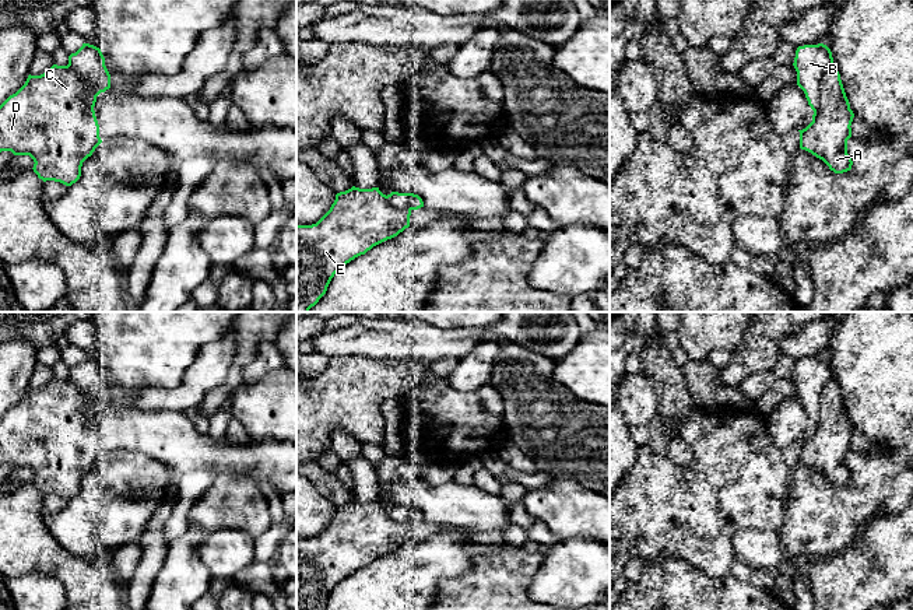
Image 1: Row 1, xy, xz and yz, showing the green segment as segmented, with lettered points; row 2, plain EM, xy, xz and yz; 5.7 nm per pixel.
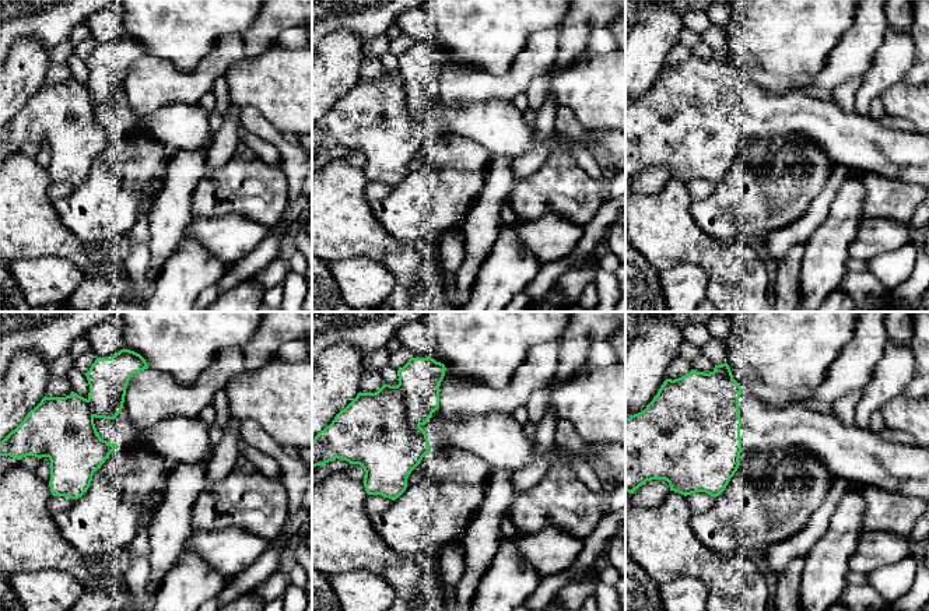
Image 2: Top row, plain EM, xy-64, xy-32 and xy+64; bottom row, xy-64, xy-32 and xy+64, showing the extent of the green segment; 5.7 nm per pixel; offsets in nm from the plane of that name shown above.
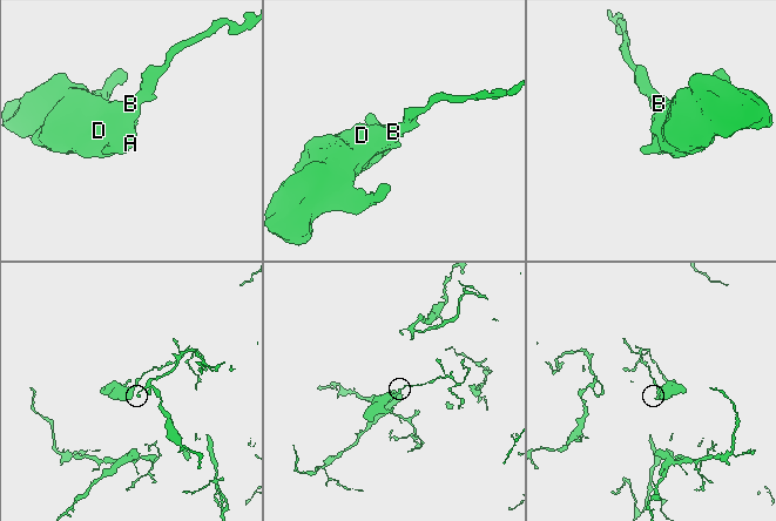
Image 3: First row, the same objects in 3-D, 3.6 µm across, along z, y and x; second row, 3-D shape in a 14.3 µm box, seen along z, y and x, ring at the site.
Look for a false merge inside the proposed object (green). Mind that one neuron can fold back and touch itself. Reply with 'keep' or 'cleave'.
cleave

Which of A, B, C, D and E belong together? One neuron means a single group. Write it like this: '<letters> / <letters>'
A C D E / B

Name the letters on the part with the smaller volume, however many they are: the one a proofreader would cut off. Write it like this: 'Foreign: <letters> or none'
Foreign: A, C, D, E

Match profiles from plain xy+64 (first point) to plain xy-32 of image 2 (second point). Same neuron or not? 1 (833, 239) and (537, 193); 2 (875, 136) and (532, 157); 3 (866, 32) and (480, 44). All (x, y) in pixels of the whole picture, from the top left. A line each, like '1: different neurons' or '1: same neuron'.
1: different neurons
2: different neurons
3: different neurons

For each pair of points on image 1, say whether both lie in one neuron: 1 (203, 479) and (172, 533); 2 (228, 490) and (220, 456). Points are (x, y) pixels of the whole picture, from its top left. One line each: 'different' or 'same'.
1: same
2: different

